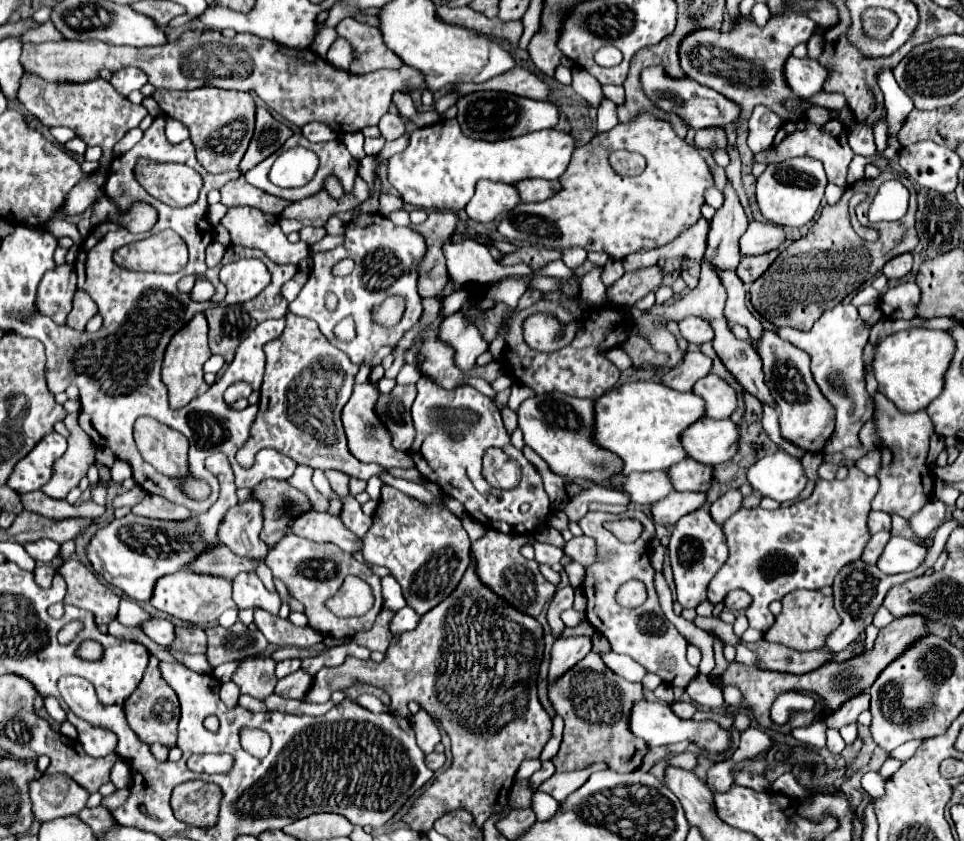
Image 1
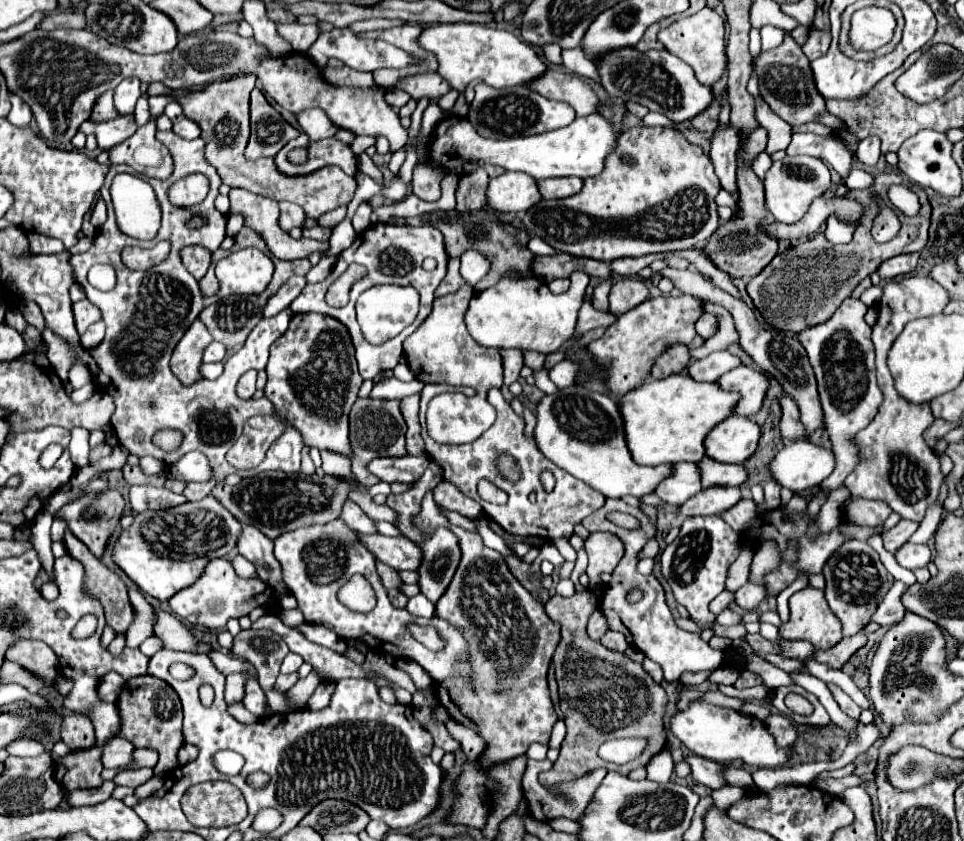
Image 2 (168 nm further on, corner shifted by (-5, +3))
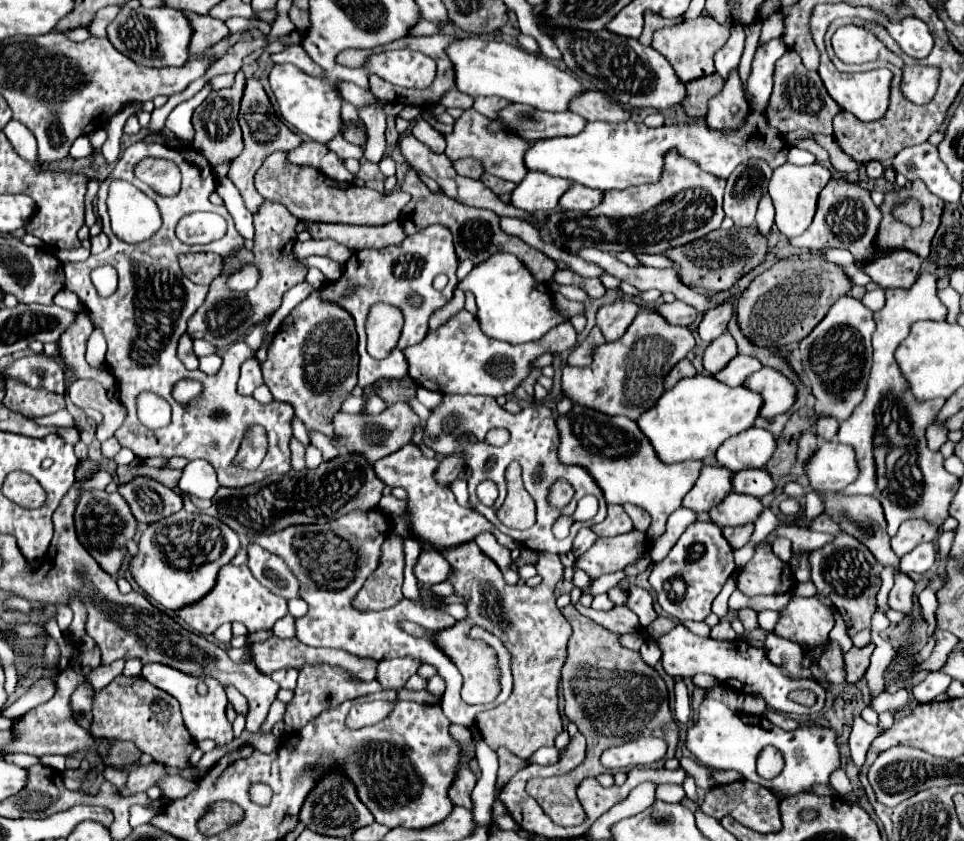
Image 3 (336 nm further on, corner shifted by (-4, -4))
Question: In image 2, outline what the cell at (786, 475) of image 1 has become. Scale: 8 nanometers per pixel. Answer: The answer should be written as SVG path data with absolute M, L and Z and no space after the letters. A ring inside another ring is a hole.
M809 440L785 444L785 448L779 450L769 464L773 480L791 492L803 492L819 486L833 468L833 452L819 448Z

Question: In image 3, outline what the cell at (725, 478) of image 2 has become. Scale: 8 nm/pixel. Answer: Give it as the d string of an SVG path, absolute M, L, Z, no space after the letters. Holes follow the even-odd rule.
M748 469L748 471L734 473L732 485L736 493L746 493L746 495L756 495L756 497L770 495L776 487L772 475L766 469Z

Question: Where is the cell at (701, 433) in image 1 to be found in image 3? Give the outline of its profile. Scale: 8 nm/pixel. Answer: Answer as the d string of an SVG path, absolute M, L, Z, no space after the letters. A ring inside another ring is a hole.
M752 427L748 433L740 433L740 437L732 437L716 451L716 459L720 465L738 473L750 467L764 467L772 453L776 451L774 435L766 429Z

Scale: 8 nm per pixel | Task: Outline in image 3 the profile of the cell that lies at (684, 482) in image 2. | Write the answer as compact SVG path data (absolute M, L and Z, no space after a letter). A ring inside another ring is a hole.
M704 465L696 485L692 487L692 491L688 491L682 505L694 509L696 513L700 511L708 513L712 507L720 505L720 501L724 501L730 493L732 493L732 471L726 467Z

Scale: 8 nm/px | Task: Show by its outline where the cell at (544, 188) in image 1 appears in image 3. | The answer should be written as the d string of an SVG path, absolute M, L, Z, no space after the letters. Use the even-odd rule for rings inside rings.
M572 185L572 189L568 193L564 193L564 197L560 199L560 207L562 209L578 209L578 211L590 211L594 209L598 203L602 203L604 199L604 191L600 189L590 189L584 185Z

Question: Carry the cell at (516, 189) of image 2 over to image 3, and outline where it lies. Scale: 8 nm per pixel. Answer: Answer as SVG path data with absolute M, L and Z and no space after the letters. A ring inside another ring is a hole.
M530 171L522 183L516 185L512 191L512 205L524 209L528 213L552 211L560 197L574 185L570 179L552 177L542 171Z

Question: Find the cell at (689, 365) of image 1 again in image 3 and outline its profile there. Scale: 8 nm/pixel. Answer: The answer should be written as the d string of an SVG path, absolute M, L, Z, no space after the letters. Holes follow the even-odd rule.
M736 355L722 371L716 373L718 381L724 381L726 385L742 385L744 379L748 375L752 375L754 371L762 369L762 363L756 357L746 357L746 355Z

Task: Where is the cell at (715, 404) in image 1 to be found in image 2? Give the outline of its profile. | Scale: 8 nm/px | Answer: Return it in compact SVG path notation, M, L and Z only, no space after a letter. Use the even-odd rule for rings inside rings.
M739 366L739 368L723 374L717 380L717 386L721 386L723 390L737 392L741 396L733 408L733 412L737 416L751 416L751 414L759 412L763 396L769 388L769 382L767 382L765 374L761 374L753 368L747 368L747 366Z

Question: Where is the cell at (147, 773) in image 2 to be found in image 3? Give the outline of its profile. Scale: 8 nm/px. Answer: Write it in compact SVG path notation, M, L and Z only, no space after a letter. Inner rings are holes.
M174 775L174 777L160 781L158 787L166 793L166 799L182 799L182 797L188 795L188 791L192 791L196 787L196 783L182 779L180 775Z

